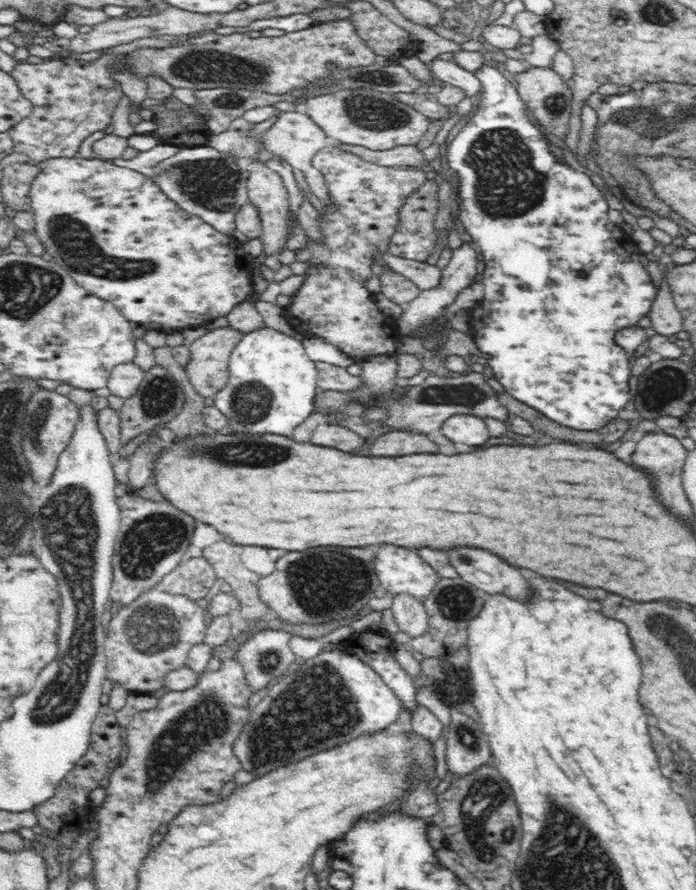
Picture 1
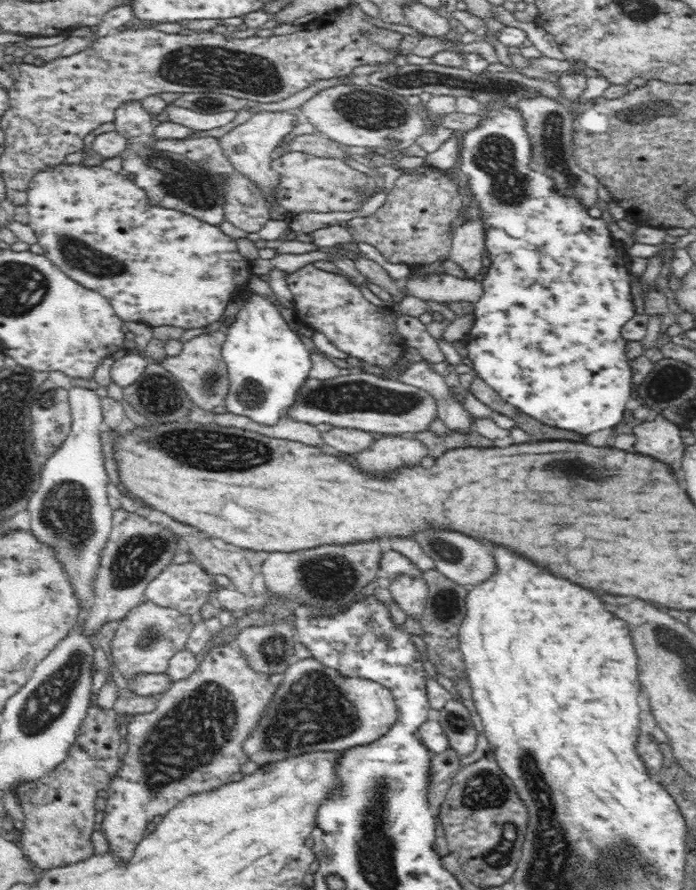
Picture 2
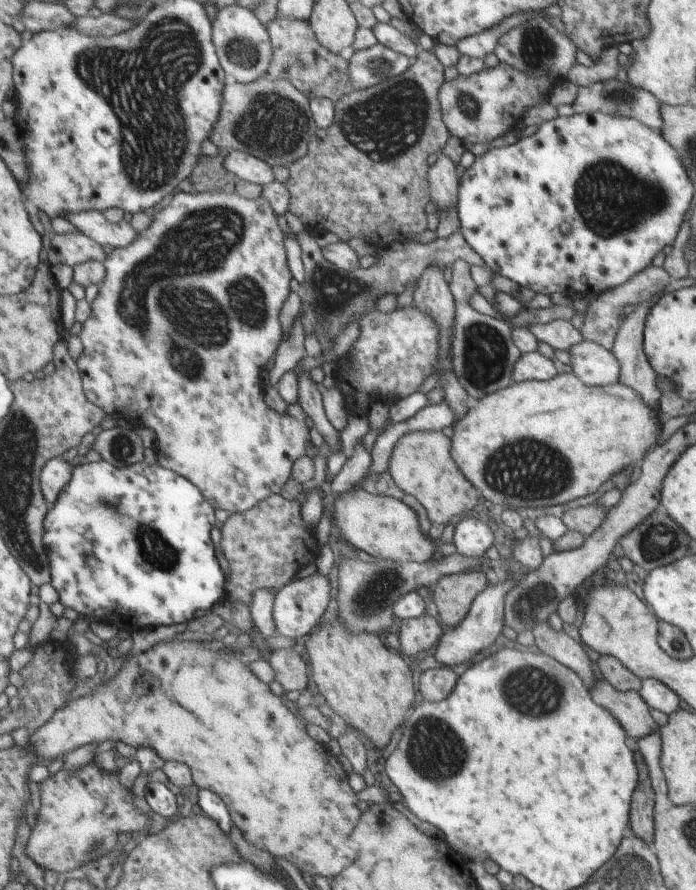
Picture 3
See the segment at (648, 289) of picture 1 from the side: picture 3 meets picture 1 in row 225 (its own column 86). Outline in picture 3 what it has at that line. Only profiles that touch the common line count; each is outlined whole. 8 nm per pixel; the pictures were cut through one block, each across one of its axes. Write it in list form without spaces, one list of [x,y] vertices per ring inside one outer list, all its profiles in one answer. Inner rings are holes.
[[[102,459],[99,462],[89,462],[73,467],[72,480],[68,482],[66,488],[59,494],[56,502],[52,504],[52,510],[47,513],[46,518],[46,537],[44,538],[44,548],[48,553],[48,560],[51,562],[51,585],[54,587],[59,596],[59,601],[66,609],[73,609],[75,612],[88,619],[99,620],[102,616],[116,616],[116,614],[124,614],[128,612],[130,618],[138,618],[138,629],[150,628],[152,626],[160,626],[160,624],[180,624],[187,623],[188,620],[194,618],[194,613],[198,610],[206,610],[216,602],[222,600],[224,596],[224,584],[226,584],[226,574],[220,566],[220,560],[216,556],[216,548],[212,544],[210,538],[210,530],[216,522],[214,516],[214,507],[208,502],[203,492],[191,480],[184,478],[183,475],[176,474],[173,470],[157,464],[148,464],[145,461],[120,468],[112,466],[112,463]],[[118,510],[126,510],[136,522],[140,530],[118,530],[120,524],[116,524],[114,514]]]

